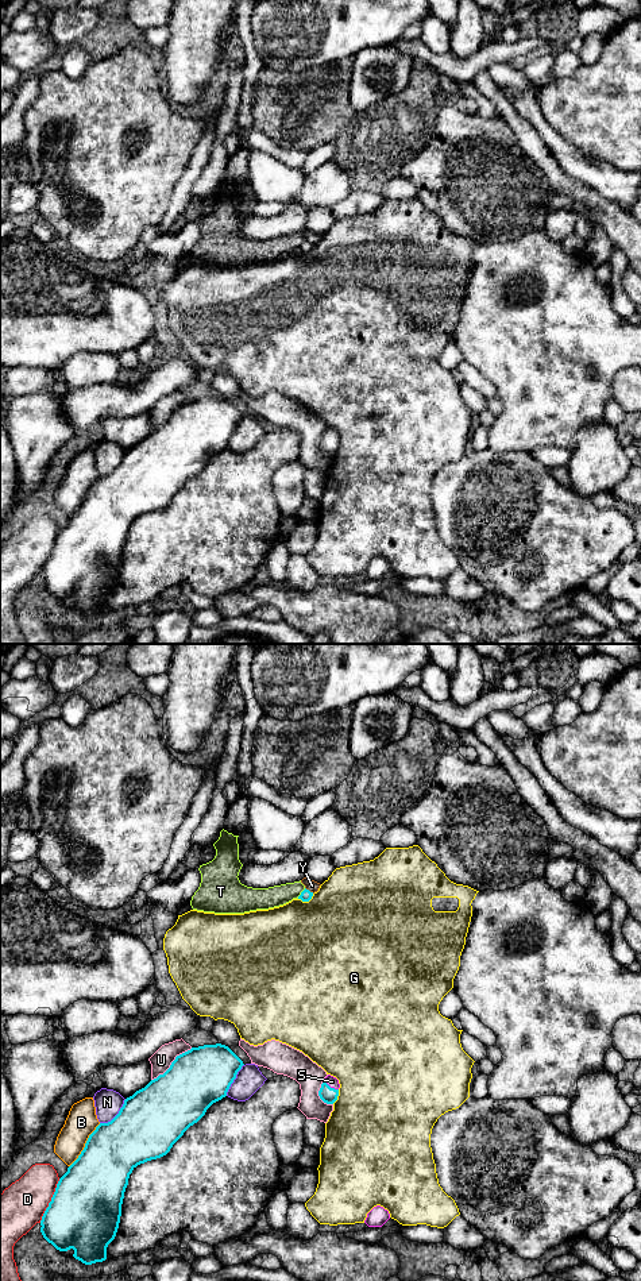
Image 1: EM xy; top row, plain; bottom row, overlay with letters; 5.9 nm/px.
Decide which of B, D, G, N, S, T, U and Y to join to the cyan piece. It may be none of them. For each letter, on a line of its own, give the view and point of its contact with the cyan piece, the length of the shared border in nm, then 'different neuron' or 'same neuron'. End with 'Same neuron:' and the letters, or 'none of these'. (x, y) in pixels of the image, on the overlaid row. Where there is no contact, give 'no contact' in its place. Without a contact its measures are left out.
B: meets cyan in xy at (85, 1145); contact 320 nm long; different neuron
D: meets cyan in xy at (51, 1200); contact 300 nm long; different neuron
G: meets cyan in xy at (307, 901); contact 100 nm long; different neuron
N: meets cyan in xy at (116, 1115); contact 220 nm long; different neuron
S: meets cyan in xy at (329, 1087); contact 110 nm long; different neuron
T: meets cyan in xy at (301, 894); contact 80 nm long; different neuron
U: meets cyan in xy at (172, 1063); contact 320 nm long; different neuron
Y: meets cyan in xy at (308, 890); contact 70 nm long; different neuron
Same neuron: none of these

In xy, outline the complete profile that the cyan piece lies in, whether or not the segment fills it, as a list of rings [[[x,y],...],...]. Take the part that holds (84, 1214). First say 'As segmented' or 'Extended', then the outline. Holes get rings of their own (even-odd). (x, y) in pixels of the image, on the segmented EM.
As segmented. [[[225,1045],[192,1047],[177,1056],[163,1074],[127,1097],[111,1122],[96,1127],[78,1158],[59,1178],[40,1220],[43,1238],[59,1251],[73,1249],[73,1257],[85,1265],[105,1261],[107,1247],[119,1228],[124,1192],[132,1170],[166,1155],[213,1103],[227,1096],[243,1065]]]

